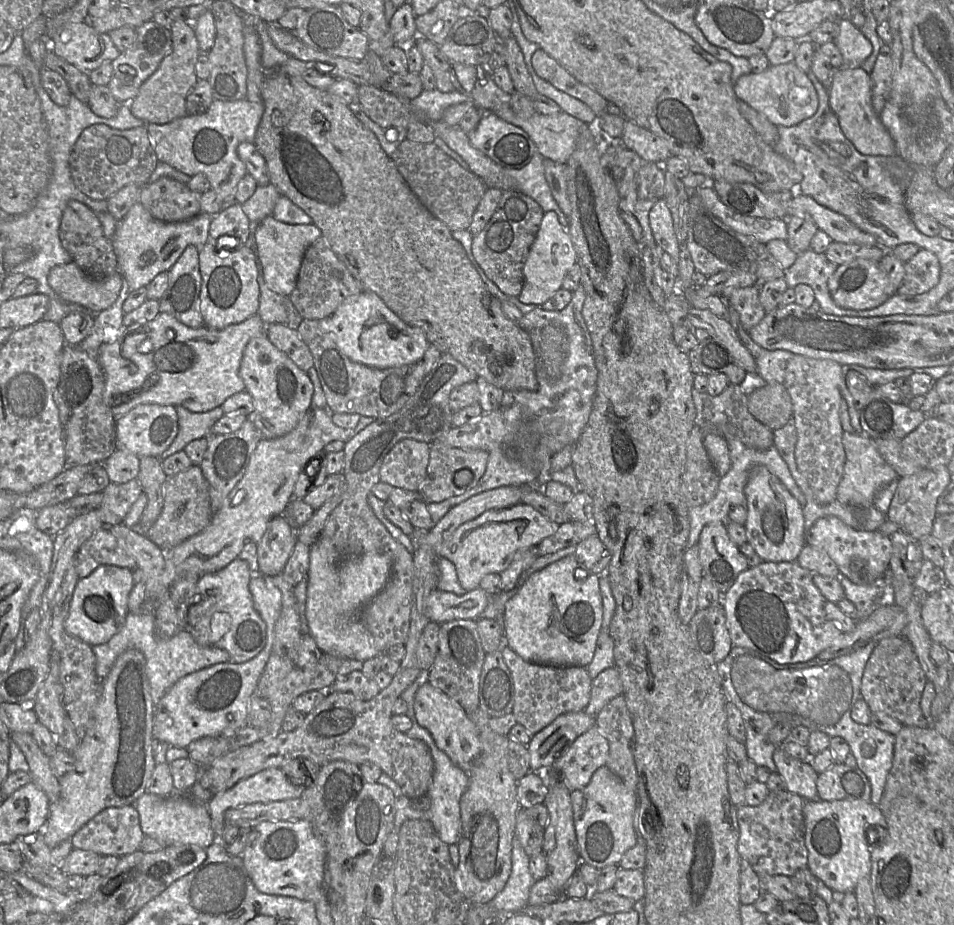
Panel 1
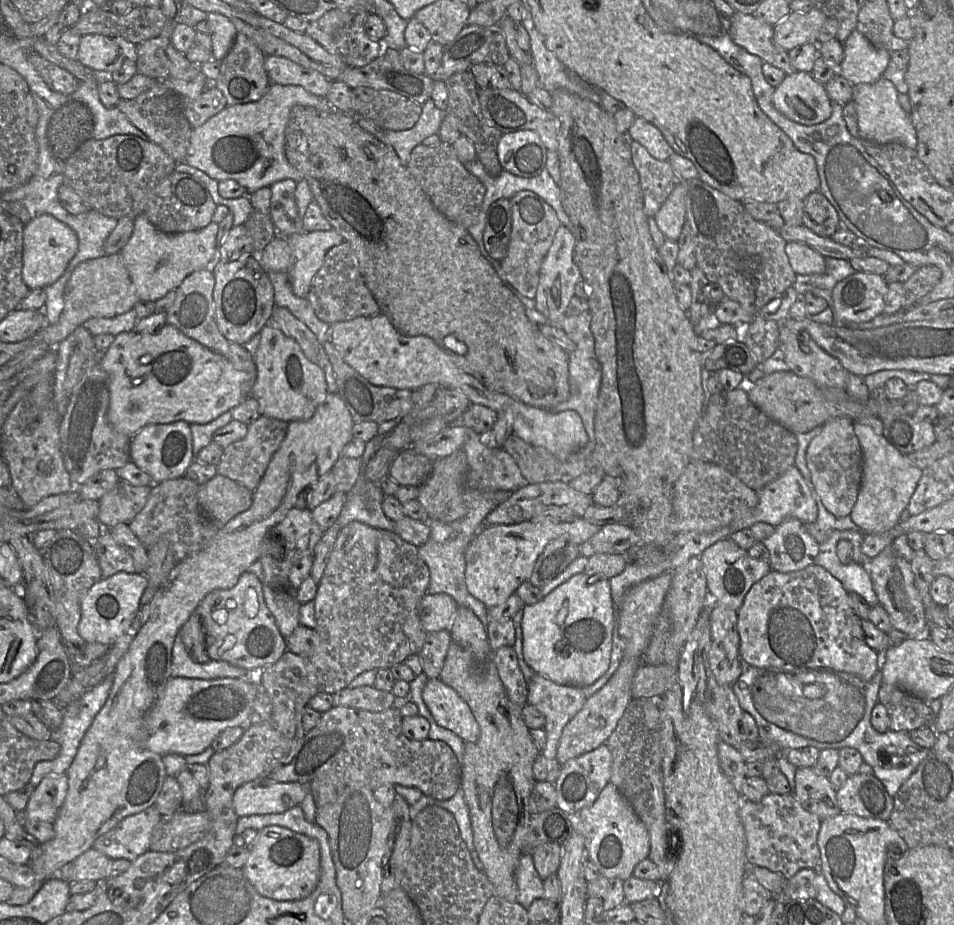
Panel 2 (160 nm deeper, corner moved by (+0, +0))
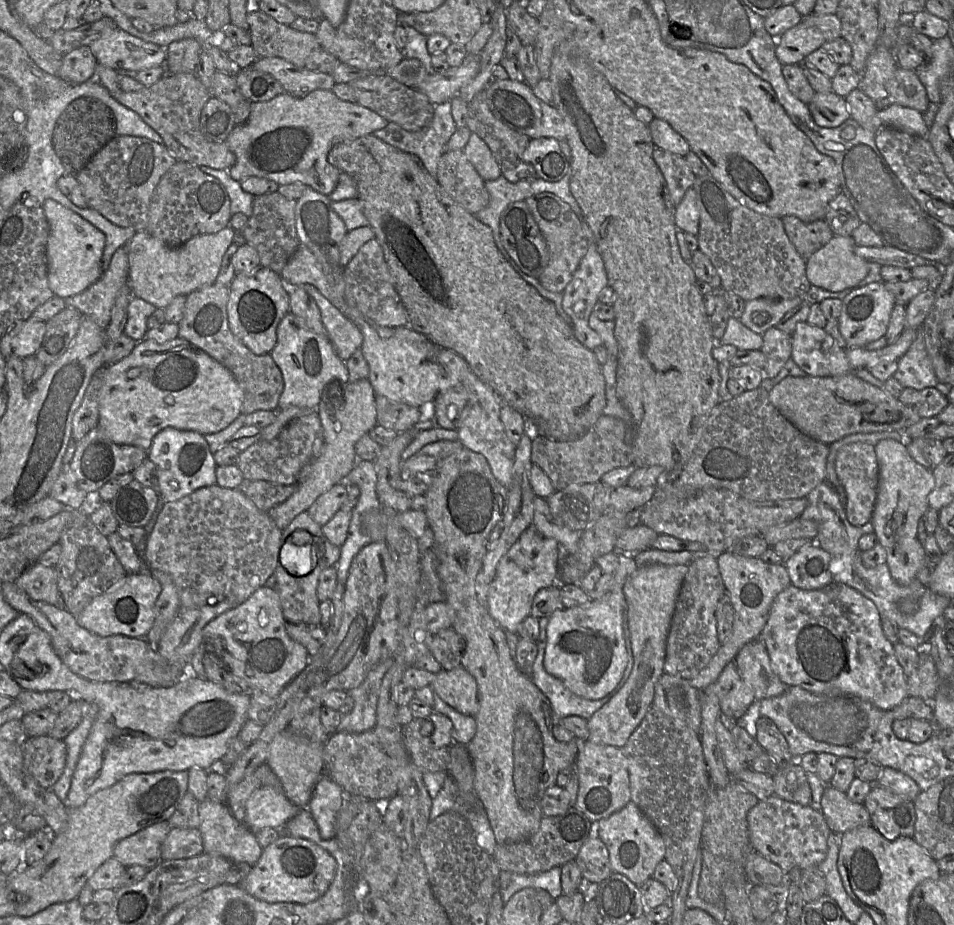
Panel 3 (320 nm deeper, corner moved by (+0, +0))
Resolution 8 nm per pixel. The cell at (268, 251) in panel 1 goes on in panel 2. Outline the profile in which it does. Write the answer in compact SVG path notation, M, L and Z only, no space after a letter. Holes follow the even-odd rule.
M334 229L304 231L284 237L293 255L293 265L287 272L292 291L296 296L306 298L326 253L344 239Z

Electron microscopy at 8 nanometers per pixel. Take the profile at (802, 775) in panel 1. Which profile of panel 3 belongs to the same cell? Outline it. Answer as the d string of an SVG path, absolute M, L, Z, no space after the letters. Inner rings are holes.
M826 785L822 795L821 812L830 829L839 835L871 825L871 817L865 806L851 801L846 793L831 785Z

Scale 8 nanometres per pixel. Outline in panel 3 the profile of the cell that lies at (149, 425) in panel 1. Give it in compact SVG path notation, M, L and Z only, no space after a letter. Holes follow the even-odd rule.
M166 428L158 432L147 451L147 459L157 467L161 493L159 497L172 502L194 492L195 490L216 485L216 468L214 455L204 436L194 431L182 431Z

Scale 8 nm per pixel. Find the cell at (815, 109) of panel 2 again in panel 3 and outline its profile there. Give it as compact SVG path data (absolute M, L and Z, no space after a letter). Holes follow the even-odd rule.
M834 91L816 92L808 107L814 121L822 127L841 126L851 117L846 100Z

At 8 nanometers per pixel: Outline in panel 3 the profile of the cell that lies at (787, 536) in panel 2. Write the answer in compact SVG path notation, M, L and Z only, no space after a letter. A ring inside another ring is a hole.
M811 542L785 560L784 565L792 585L804 590L818 590L834 581L830 561L830 554Z

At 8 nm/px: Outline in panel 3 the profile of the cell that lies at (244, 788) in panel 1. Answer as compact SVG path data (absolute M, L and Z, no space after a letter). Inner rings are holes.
M260 787L259 789L255 790L245 801L244 804L244 824L249 827L253 832L254 831L259 831L262 829L270 828L270 829L279 829L282 826L284 826L290 819L292 819L301 809L306 809L306 808L299 808L296 806L294 803L292 803L283 793L283 791L278 791L272 787Z

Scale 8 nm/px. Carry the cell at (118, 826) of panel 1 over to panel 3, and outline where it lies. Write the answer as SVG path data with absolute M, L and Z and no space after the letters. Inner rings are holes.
M163 821L118 841L114 846L113 857L125 867L142 866L151 869L163 859L161 845L170 831L168 822Z

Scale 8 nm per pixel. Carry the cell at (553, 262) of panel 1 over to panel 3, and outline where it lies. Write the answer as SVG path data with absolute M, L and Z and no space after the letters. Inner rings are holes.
M593 243L574 272L571 281L563 291L561 303L564 313L571 319L576 339L584 347L588 347L592 351L596 347L603 346L603 342L598 333L589 327L589 318L594 306L598 302L600 292L606 287L608 287L608 278L604 262L596 249L595 243Z

